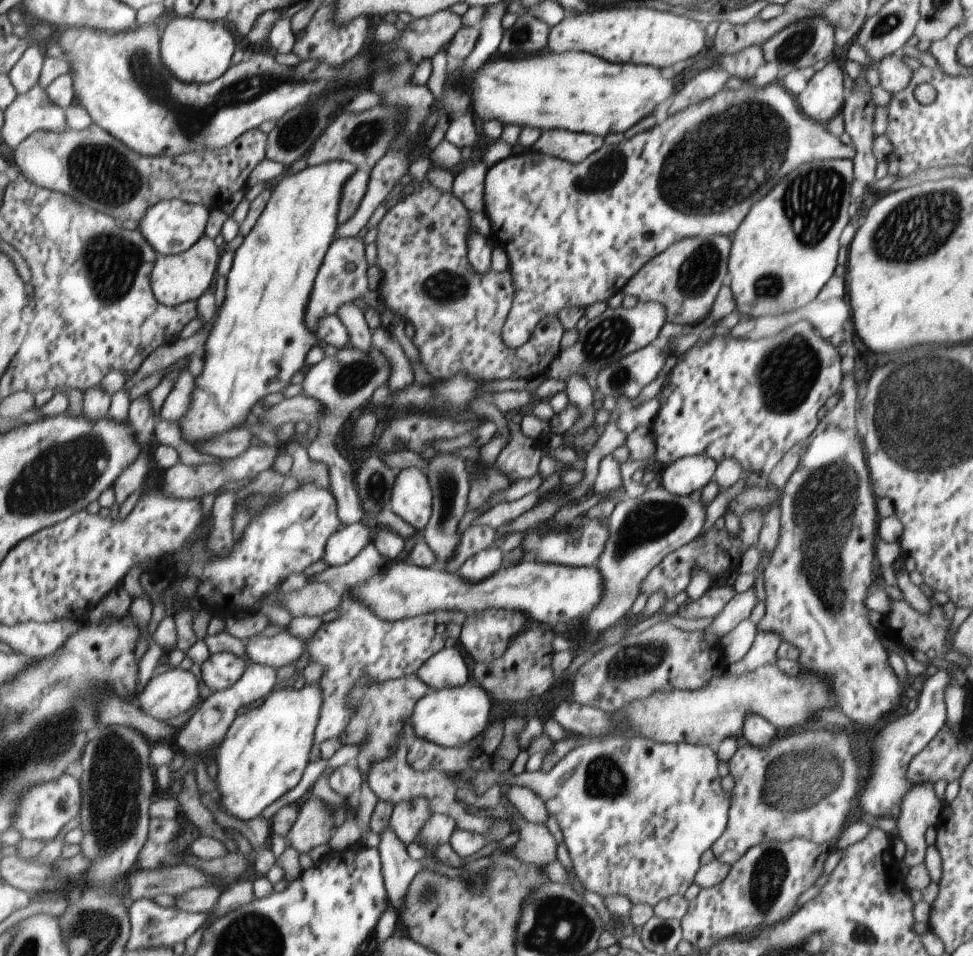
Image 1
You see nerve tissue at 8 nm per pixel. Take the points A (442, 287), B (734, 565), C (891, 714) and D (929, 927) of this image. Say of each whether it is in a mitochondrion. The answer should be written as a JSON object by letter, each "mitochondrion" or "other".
{"A":"mitochondrion","B":"other","C":"other","D":"other"}

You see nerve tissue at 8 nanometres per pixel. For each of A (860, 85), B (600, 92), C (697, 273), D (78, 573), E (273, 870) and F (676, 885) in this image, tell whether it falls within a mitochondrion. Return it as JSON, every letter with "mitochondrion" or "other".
{"A":"other","B":"other","C":"mitochondrion","D":"other","E":"other","F":"other"}

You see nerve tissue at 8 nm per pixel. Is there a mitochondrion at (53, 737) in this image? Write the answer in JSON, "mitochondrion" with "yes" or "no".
{"mitochondrion":"yes"}

